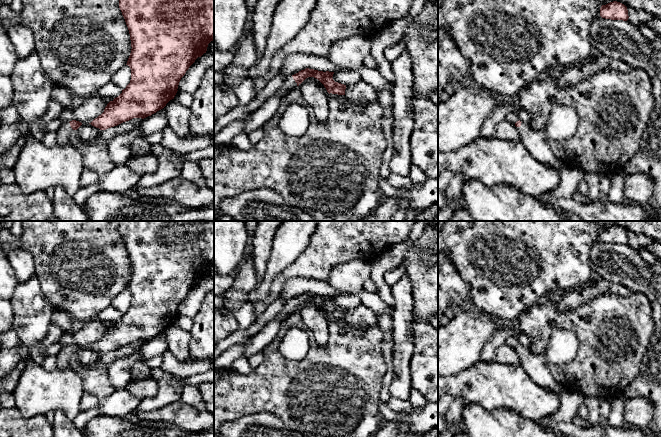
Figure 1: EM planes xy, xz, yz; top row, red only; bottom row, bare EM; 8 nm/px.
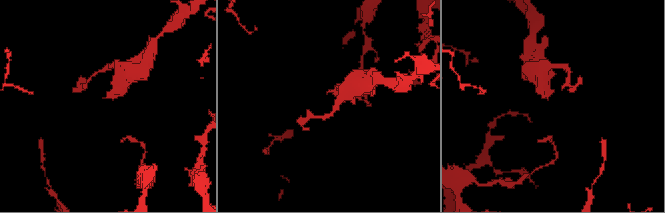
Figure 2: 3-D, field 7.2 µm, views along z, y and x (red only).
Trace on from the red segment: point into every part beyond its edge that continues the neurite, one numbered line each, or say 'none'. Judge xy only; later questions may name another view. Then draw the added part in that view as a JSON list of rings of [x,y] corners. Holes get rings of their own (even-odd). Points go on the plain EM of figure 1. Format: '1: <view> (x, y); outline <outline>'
1: xy (64, 356); outline [[[69,346],[63,347],[62,350],[57,354],[58,363],[57,368],[66,369],[69,367],[69,362],[73,353],[70,350]]]

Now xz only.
1: xz (289, 307); outline [[[289,300],[285,303],[284,307],[282,308],[281,312],[277,315],[277,317],[282,321],[287,321],[289,316],[295,311],[297,311],[297,307],[295,306],[292,300]]]

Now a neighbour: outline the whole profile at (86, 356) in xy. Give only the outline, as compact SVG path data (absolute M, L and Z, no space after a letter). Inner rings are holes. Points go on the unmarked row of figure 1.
M82 348L78 353L78 360L81 365L94 367L99 364L101 354L91 348Z

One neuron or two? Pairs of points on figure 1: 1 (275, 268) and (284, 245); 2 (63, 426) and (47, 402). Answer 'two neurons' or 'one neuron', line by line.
1: one neuron
2: two neurons

